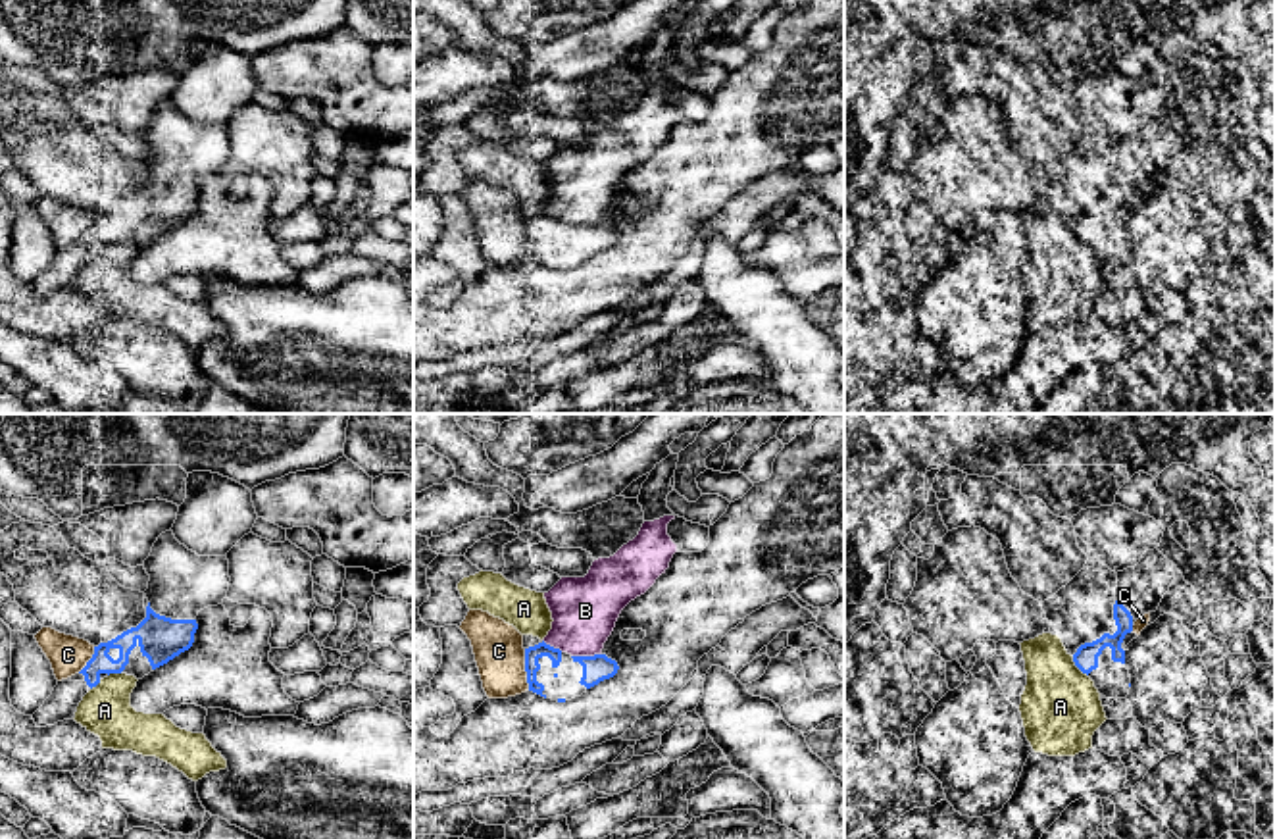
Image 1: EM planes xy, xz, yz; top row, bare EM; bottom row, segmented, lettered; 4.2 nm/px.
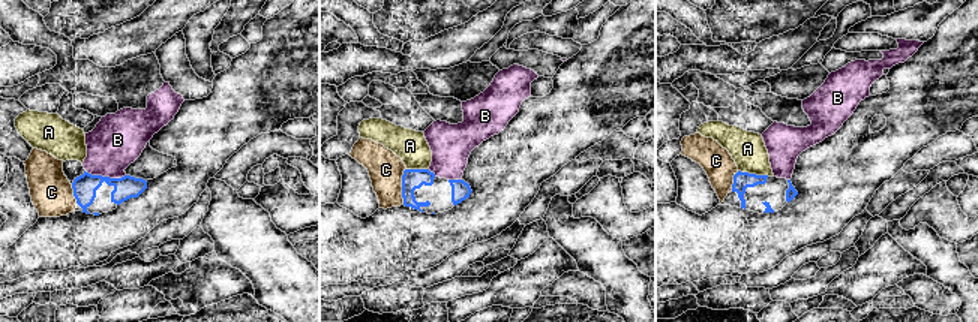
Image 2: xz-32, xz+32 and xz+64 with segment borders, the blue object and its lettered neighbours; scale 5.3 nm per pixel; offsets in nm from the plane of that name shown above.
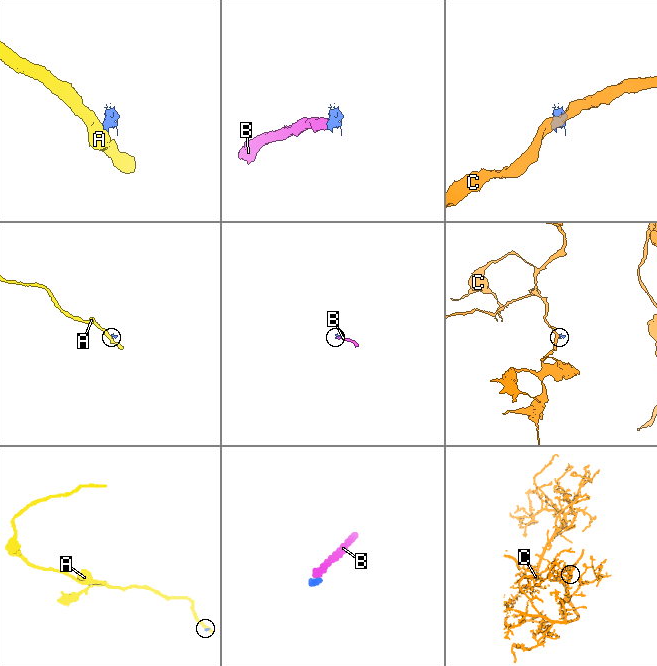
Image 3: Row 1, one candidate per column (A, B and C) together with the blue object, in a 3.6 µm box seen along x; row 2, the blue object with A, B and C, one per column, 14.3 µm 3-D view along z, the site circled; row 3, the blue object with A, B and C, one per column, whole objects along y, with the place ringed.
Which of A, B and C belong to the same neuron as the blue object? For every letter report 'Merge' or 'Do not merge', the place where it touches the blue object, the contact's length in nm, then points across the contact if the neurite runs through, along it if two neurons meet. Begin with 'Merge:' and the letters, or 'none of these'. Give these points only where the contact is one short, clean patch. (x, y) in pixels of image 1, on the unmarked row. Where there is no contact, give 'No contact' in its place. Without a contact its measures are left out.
Merge: none of these
A: Do not merge. Touches blue at yz (1077, 235). Shared border 110 nm
B: Do not merge. Touches blue at xz (585, 226). Shared border 130 nm. Boundary: xz (600, 222), (572, 226)
C: Do not merge. Touches blue at xz (525, 239). Shared border 180 nm

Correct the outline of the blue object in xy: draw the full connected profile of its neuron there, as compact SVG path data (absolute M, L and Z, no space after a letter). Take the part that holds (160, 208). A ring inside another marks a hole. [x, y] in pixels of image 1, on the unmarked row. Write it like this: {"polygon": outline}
{"polygon": "M173 100L158 106L144 129L150 144L146 187L108 212L94 216L87 235L58 250L52 264L33 283L37 296L75 287L83 266L110 242L142 248L194 212L196 185L223 173L229 160L227 125L198 125Z"}

